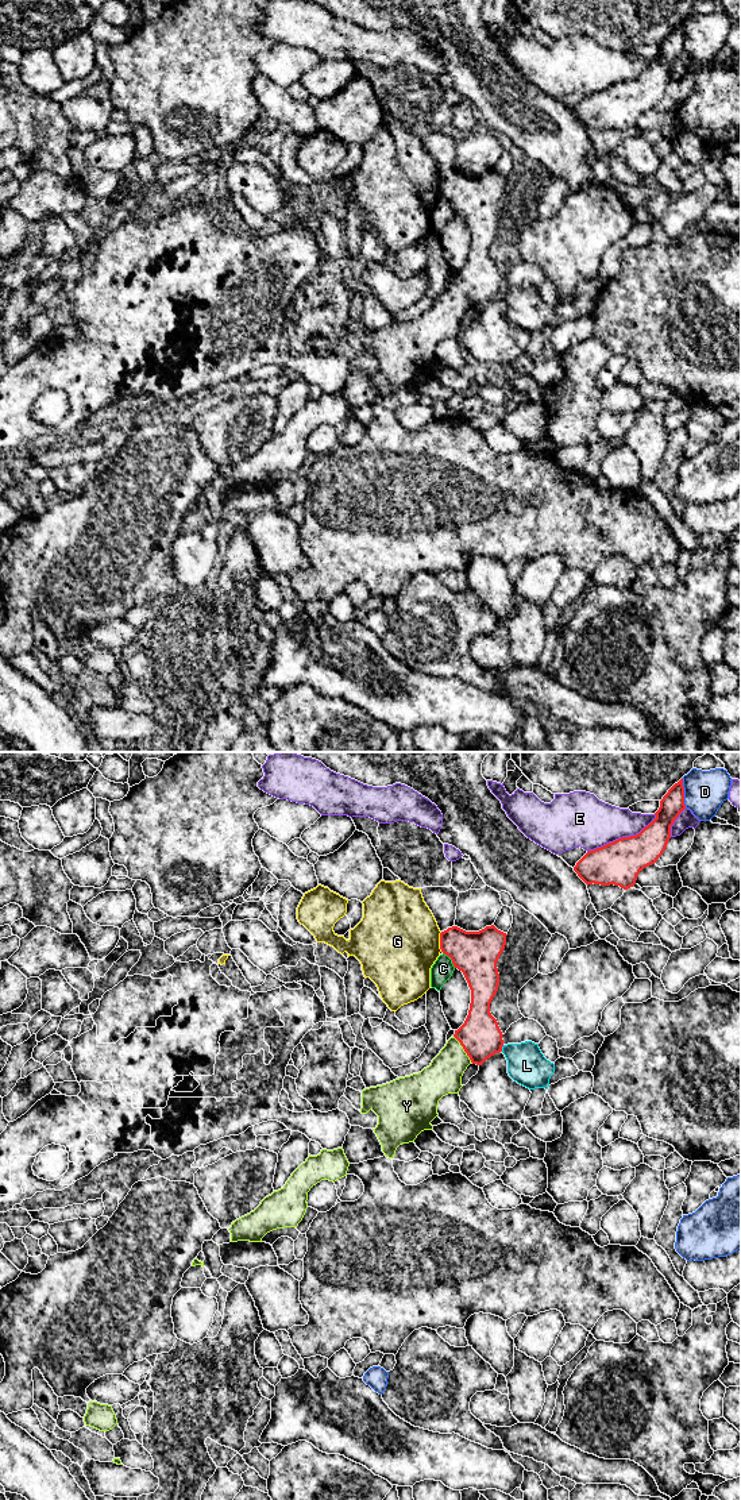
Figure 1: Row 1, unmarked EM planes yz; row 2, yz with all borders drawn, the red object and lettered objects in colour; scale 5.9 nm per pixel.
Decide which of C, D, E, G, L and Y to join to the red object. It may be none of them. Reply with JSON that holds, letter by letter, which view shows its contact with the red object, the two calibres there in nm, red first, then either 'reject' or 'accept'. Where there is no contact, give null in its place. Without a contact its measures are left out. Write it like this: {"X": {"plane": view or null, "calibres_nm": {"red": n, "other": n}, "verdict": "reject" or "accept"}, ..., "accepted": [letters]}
{"C": {"plane": "yz", "calibres_nm": {"red": 280, "other": 130}, "verdict": "reject"}, "D": {"plane": "yz", "calibres_nm": {"red": 140, "other": 240}, "verdict": "reject"}, "E": {"plane": "yz", "calibres_nm": {"red": 260, "other": 320}, "verdict": "reject"}, "G": {"plane": "yz", "calibres_nm": {"red": 280, "other": 500}, "verdict": "reject"}, "L": {"plane": "yz", "calibres_nm": {"red": 260, "other": 240}, "verdict": "reject"}, "Y": {"plane": "yz", "calibres_nm": {"red": 260, "other": 220}, "verdict": "accept"}, "accepted": ["Y"]}

